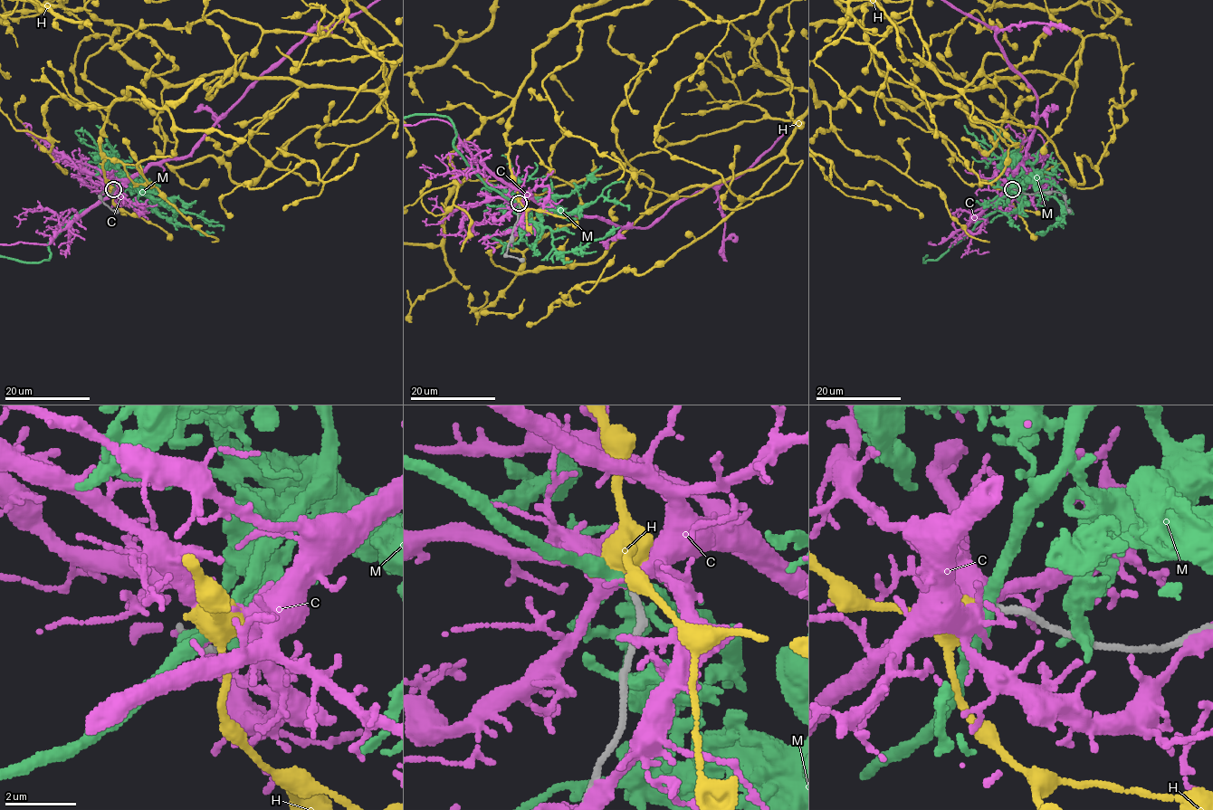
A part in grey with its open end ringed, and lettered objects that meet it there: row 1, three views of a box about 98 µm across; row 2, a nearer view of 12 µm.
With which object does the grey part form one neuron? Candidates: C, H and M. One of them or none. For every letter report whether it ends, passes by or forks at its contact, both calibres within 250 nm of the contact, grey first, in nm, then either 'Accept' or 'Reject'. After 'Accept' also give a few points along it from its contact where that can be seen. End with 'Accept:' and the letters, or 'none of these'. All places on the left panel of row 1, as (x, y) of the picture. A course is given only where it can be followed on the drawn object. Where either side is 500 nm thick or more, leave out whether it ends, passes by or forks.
C: It forks there. Thickness 190 nm (grey) against 440 nm. Reject
H: It passes by. Thickness 190 nm (grey) against 360 nm. Accept
M: It passes by. Thickness 200 nm (grey) against 320 nm. Reject
Accept: H

